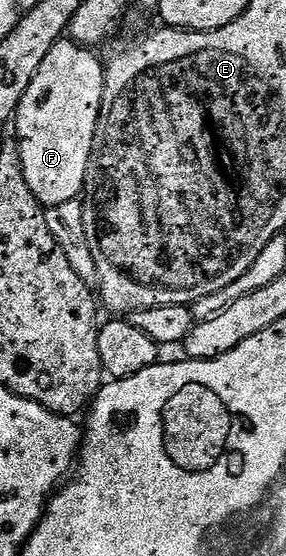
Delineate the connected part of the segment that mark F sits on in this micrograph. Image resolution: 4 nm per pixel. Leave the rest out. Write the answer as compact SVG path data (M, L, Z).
M73 40L56 43L52 52L44 56L40 72L36 72L32 84L28 84L28 92L24 92L24 100L18 105L16 141L20 148L20 160L24 164L24 180L28 180L32 196L36 196L43 207L64 204L78 198L86 185L86 169L94 147L94 133L106 87L104 62L94 54L97 53L93 49L80 46Z

